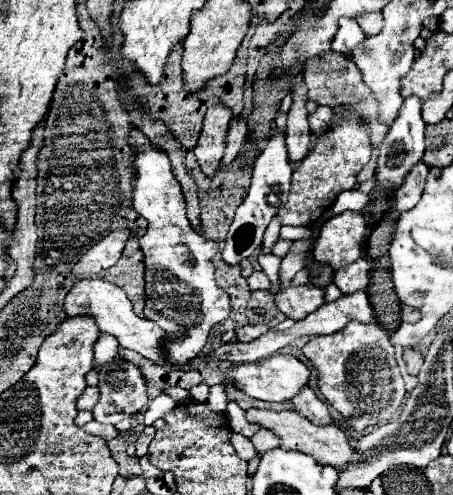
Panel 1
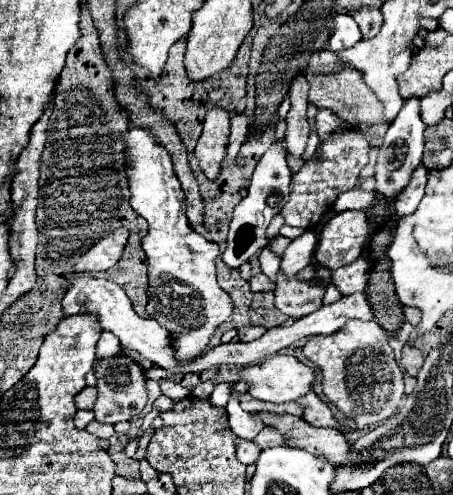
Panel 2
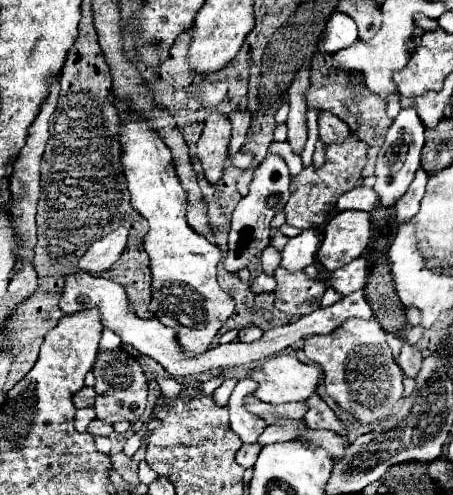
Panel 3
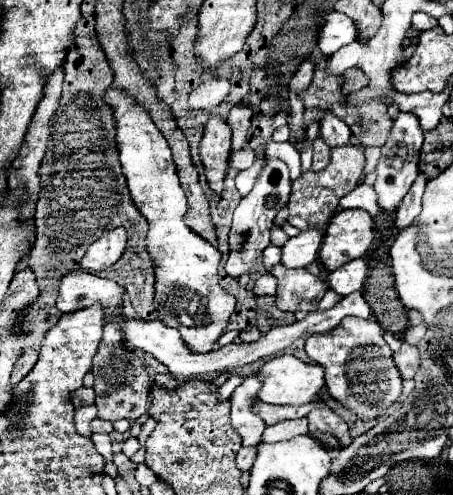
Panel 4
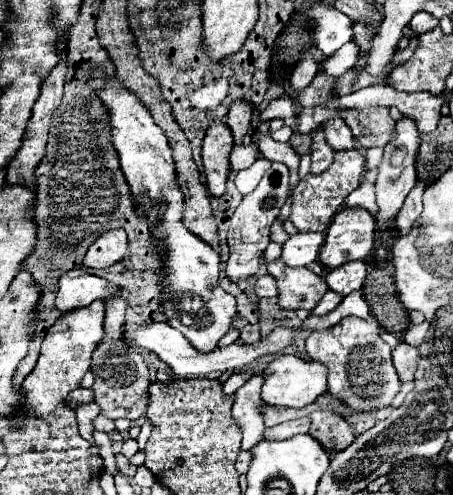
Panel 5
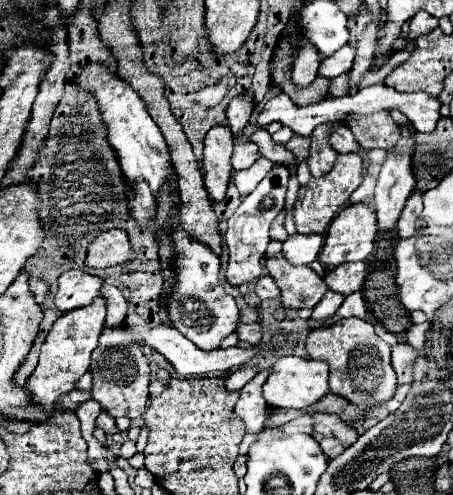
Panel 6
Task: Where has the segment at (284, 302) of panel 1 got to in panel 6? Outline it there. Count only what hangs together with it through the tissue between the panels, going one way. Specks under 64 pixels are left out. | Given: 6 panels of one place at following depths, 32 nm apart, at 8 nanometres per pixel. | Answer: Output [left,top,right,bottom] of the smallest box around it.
[266,254,328,308]

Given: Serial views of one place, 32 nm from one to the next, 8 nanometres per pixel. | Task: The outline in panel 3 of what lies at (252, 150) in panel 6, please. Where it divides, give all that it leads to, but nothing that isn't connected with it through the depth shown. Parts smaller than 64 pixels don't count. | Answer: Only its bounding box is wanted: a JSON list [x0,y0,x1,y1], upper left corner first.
[230,152,252,170]

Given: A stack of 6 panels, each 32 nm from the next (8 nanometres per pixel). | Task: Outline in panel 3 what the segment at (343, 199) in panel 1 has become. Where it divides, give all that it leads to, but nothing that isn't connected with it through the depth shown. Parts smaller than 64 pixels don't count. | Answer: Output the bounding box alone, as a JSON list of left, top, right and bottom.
[338,186,378,212]

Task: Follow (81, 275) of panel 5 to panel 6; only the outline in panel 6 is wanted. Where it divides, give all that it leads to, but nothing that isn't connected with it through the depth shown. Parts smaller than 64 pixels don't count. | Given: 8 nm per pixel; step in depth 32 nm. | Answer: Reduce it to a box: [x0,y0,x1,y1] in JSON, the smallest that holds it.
[56,270,102,312]

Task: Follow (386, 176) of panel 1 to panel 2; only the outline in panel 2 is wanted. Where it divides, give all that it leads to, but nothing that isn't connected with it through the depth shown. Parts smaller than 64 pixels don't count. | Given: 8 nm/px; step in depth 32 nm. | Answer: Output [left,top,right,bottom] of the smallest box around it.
[374,98,424,202]

